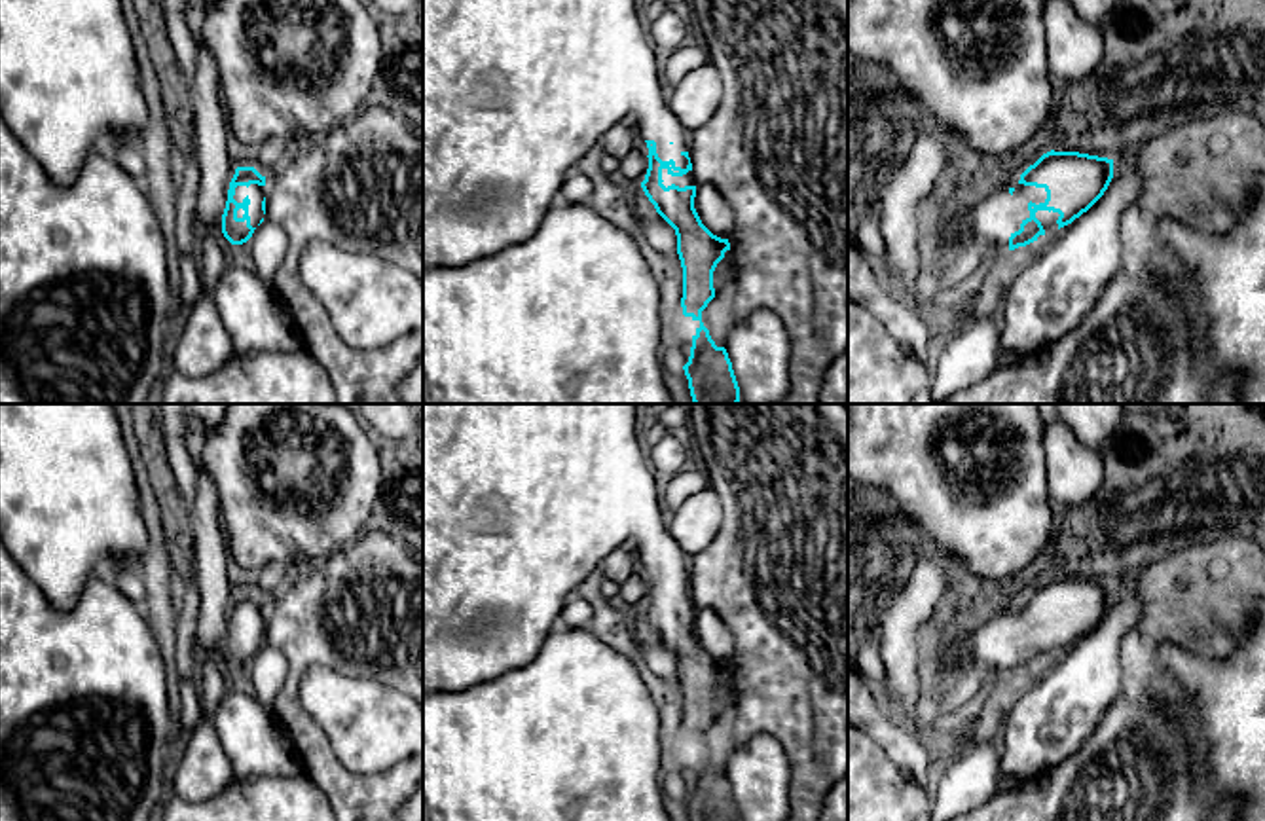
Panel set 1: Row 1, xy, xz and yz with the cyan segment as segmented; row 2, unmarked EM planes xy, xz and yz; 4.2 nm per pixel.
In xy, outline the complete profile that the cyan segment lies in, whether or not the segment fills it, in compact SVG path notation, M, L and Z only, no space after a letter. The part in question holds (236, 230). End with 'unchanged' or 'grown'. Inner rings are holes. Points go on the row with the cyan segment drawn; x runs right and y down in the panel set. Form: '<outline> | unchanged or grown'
M237 167L222 214L222 233L231 245L247 243L266 214L266 176L254 167Z | grown

